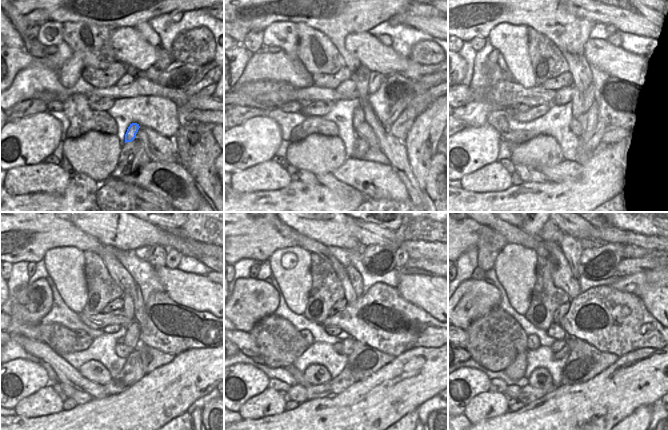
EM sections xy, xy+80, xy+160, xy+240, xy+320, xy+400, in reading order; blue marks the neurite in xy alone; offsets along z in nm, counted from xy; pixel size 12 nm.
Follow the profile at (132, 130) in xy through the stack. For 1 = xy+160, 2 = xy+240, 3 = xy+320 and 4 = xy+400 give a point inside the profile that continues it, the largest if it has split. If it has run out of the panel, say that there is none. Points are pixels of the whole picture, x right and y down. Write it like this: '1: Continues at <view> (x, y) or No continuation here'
1: Continues at xy+160 (577, 99)
2: Continues at xy+240 (132, 334)
3: Continues at xy+320 (350, 296)
4: Continues at xy+400 (562, 277).

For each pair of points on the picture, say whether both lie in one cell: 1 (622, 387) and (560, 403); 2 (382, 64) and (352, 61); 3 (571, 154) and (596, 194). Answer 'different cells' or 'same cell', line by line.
1: same cell
2: different cells
3: different cells

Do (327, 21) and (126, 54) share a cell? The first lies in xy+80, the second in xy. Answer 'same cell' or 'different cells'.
different cells

